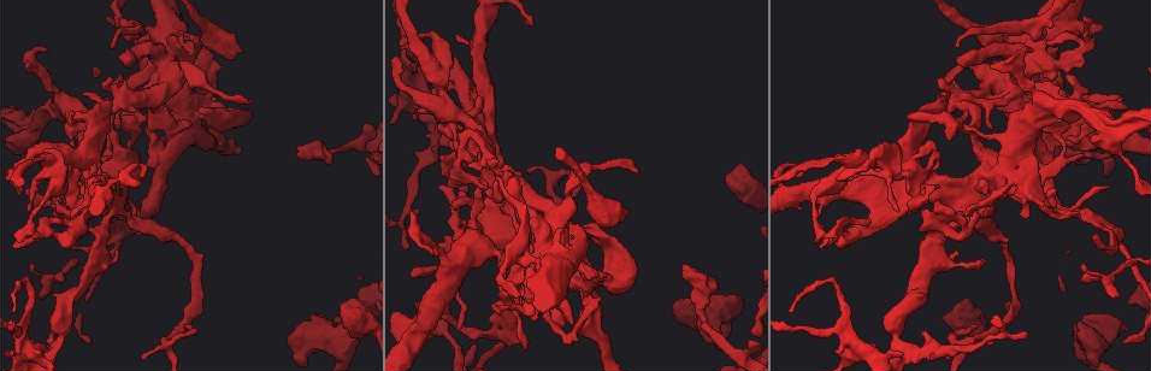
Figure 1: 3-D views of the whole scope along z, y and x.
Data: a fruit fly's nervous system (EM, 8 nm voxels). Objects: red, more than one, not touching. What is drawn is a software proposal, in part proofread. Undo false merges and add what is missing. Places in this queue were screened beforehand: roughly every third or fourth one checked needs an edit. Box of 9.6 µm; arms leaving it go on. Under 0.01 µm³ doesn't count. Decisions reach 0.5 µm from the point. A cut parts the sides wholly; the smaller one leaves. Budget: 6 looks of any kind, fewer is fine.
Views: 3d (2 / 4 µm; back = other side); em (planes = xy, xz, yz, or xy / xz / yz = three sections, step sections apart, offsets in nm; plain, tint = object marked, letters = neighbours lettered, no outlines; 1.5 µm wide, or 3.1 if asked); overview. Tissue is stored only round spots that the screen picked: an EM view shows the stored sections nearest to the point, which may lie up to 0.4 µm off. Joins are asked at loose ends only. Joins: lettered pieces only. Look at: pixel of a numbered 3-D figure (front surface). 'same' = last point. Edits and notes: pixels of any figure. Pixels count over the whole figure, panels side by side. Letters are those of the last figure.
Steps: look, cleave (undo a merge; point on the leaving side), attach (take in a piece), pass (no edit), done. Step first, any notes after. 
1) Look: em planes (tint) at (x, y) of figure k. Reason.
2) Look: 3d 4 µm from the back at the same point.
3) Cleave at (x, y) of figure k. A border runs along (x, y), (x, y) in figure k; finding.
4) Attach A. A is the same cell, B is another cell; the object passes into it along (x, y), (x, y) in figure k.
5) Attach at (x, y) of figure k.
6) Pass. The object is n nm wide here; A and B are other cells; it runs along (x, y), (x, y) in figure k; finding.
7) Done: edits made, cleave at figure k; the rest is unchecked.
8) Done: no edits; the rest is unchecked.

Look: em xz step 8 (letters) at (298, 152) of figure 1. End of a long branch.

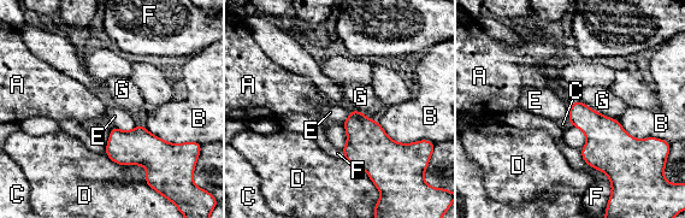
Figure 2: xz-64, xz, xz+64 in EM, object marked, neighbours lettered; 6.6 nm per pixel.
Look: em yz step 4 (letters) at the same point.

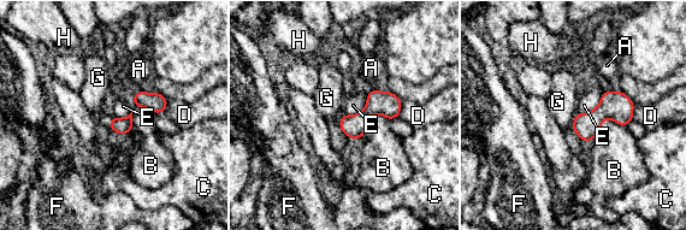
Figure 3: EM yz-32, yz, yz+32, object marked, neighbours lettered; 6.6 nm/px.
Pass. A, B, C, D, E, F, G and H are other cells; a border runs along (366, 105), (355, 113), (346, 114) in figure 3; none of them fits.

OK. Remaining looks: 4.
Look: 3d 2 µm at (639, 171) of figure 1. An open end.

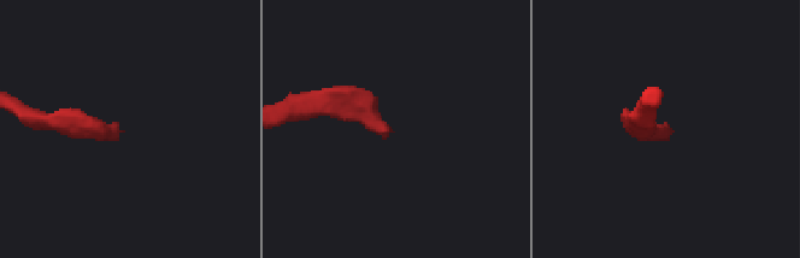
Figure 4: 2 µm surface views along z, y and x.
Look: em xy step 4 (letters) at (667, 137) of figure 4. Shape alone is not enough.

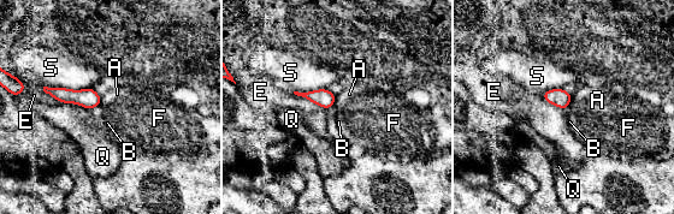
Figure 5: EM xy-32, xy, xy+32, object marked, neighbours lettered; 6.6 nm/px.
Look: em planes (letters) at the same point. Cut it another way.

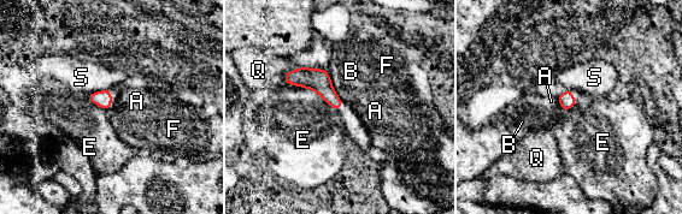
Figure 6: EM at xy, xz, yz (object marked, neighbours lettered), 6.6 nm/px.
Pass. The longest contact is with E, 260 nm; A, B, E, F, Q and S are other cells; it runs along (287, 77), (312, 78), (339, 105) in figure 6; no lettered piece goes on from it.

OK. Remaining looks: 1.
Look: em planes (letters) at (942, 94) of figure 1. Branch stops here.

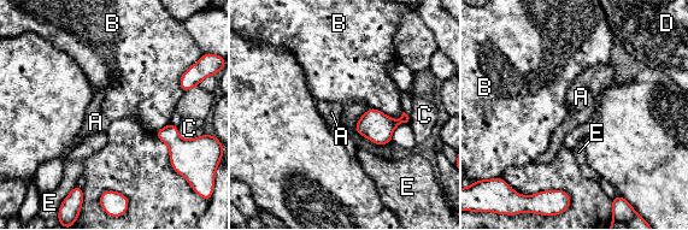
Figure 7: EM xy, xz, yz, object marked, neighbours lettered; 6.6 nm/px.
Pass. A, B, C, D and E are other cells; a border runs along (369, 107), (394, 119), (403, 113) in figure 7; no lettered piece goes on from it.

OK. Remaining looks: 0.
Done: no edits; the rest is unchecked.

